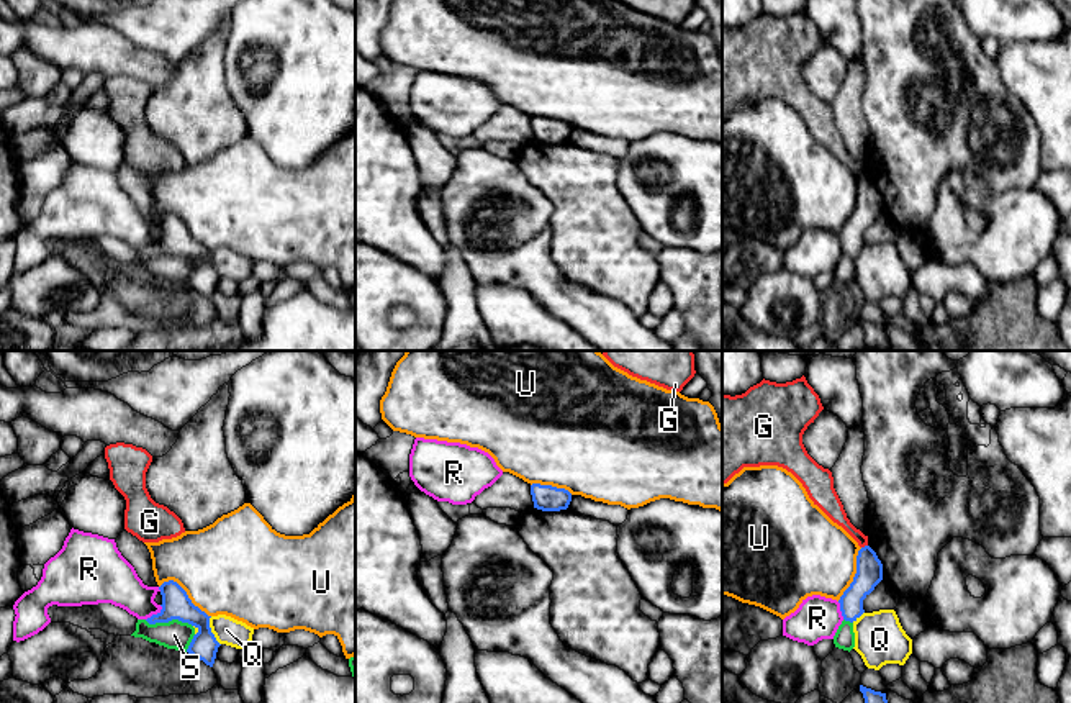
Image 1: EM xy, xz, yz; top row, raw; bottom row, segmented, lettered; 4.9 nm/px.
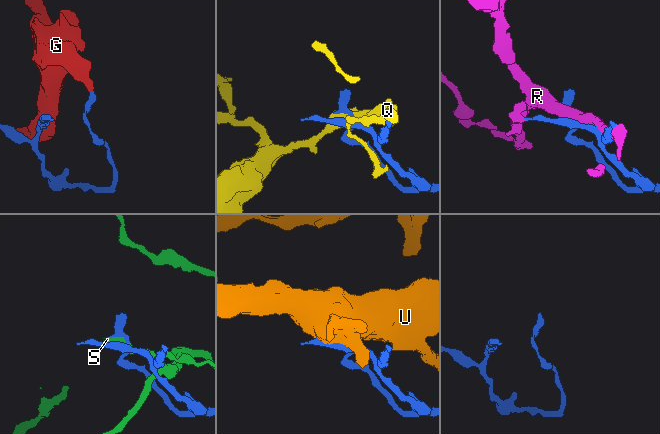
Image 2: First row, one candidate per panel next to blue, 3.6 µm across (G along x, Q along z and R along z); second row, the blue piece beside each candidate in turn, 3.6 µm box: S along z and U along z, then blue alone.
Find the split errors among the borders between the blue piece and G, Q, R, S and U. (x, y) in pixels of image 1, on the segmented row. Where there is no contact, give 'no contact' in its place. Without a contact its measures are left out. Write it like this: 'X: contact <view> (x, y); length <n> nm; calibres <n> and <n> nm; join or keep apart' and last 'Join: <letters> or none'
G: contact yz (865, 546); length 40 nm; calibres 130 and 100 nm; keep apart
Q: contact xy (210, 631); length 150 nm; calibres 140 and 140 nm; keep apart
R: contact xy (154, 615); length 110 nm; calibres 140 and 220 nm; keep apart
S: contact xy (169, 620); length 240 nm; calibres 140 and 140 nm; keep apart
U: contact xy (185, 594); length 300 nm; calibres 140 and 460 nm; keep apart
Join: none

